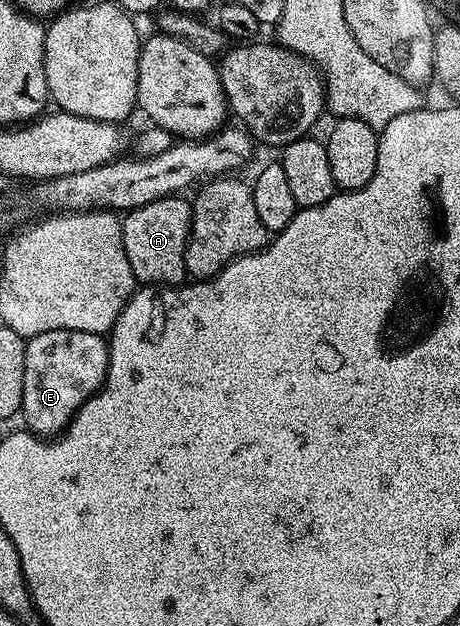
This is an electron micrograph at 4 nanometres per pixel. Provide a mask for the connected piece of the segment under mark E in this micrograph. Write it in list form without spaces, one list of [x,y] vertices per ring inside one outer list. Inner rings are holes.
[[[52,329],[26,340],[24,353],[24,401],[20,412],[25,426],[39,437],[54,437],[66,430],[77,411],[98,394],[106,379],[110,344],[96,333],[80,333],[72,329]]]

